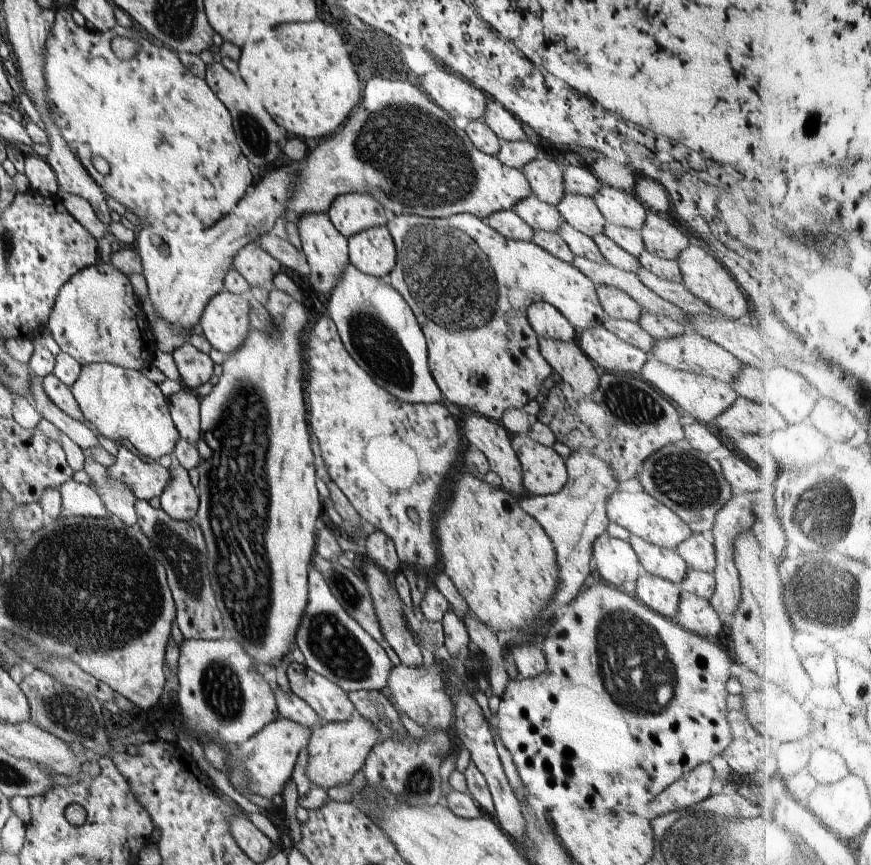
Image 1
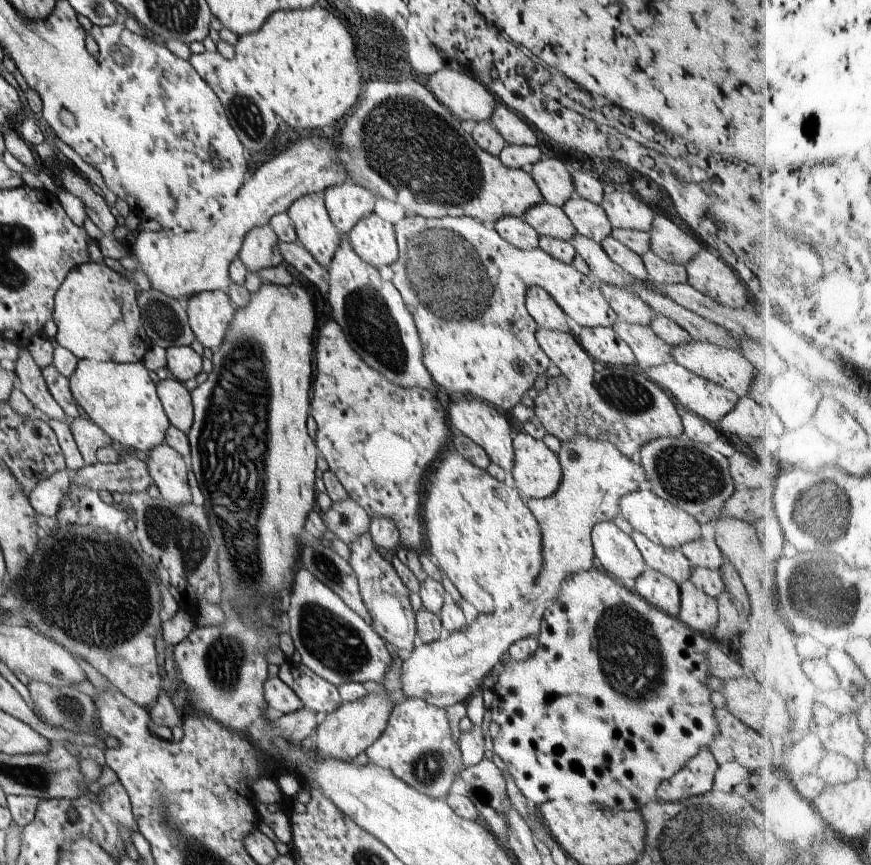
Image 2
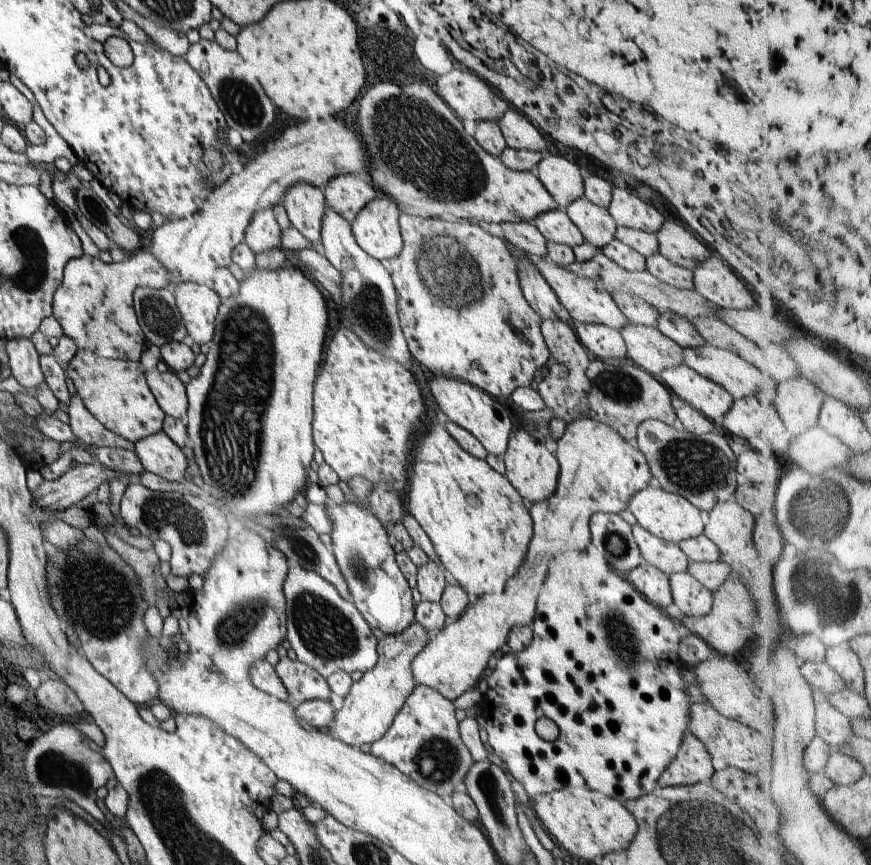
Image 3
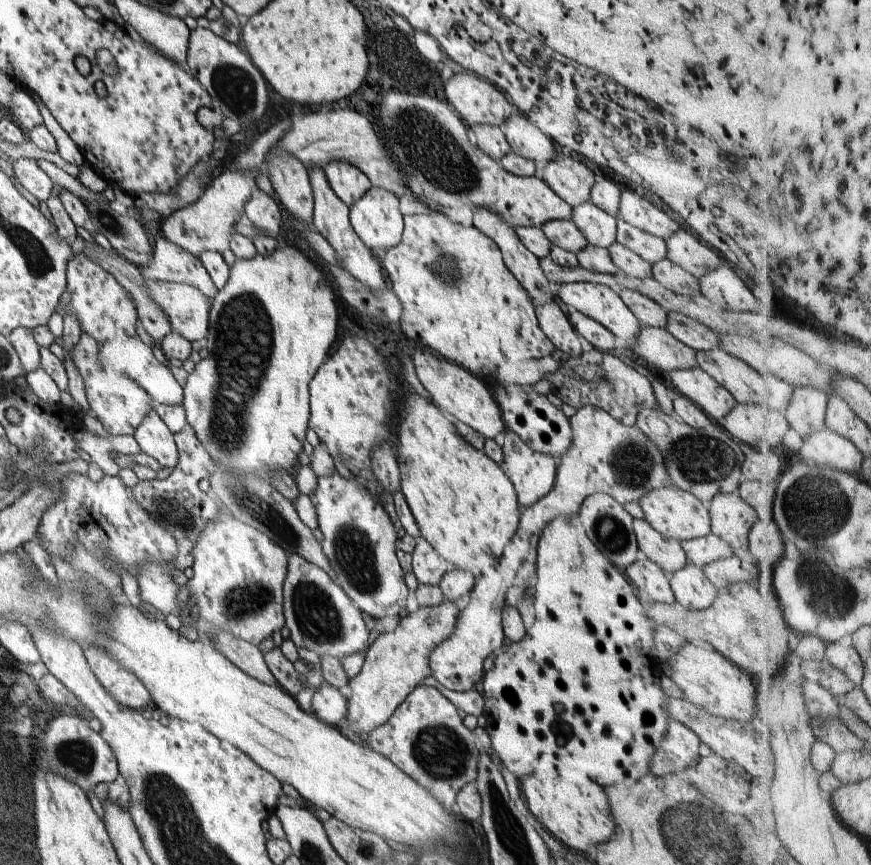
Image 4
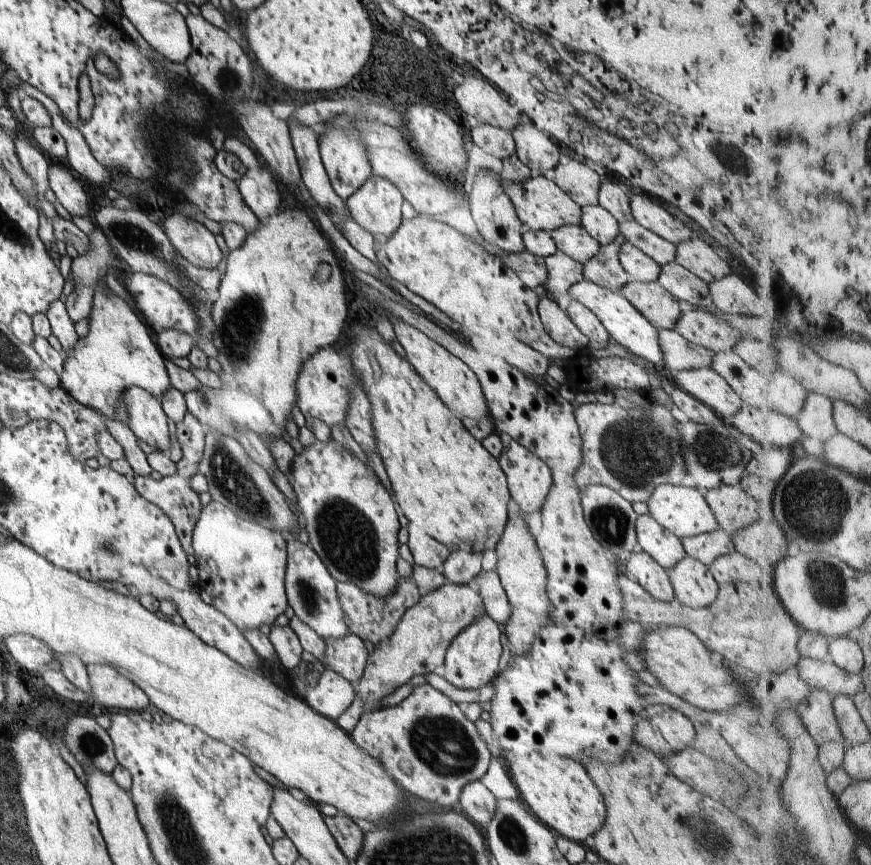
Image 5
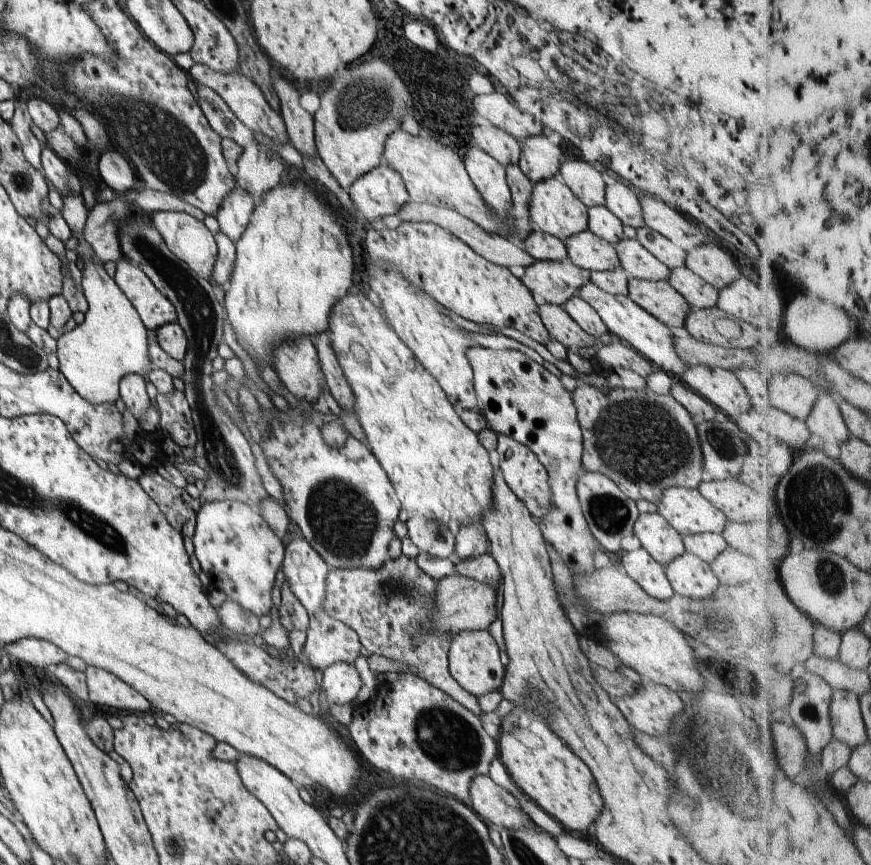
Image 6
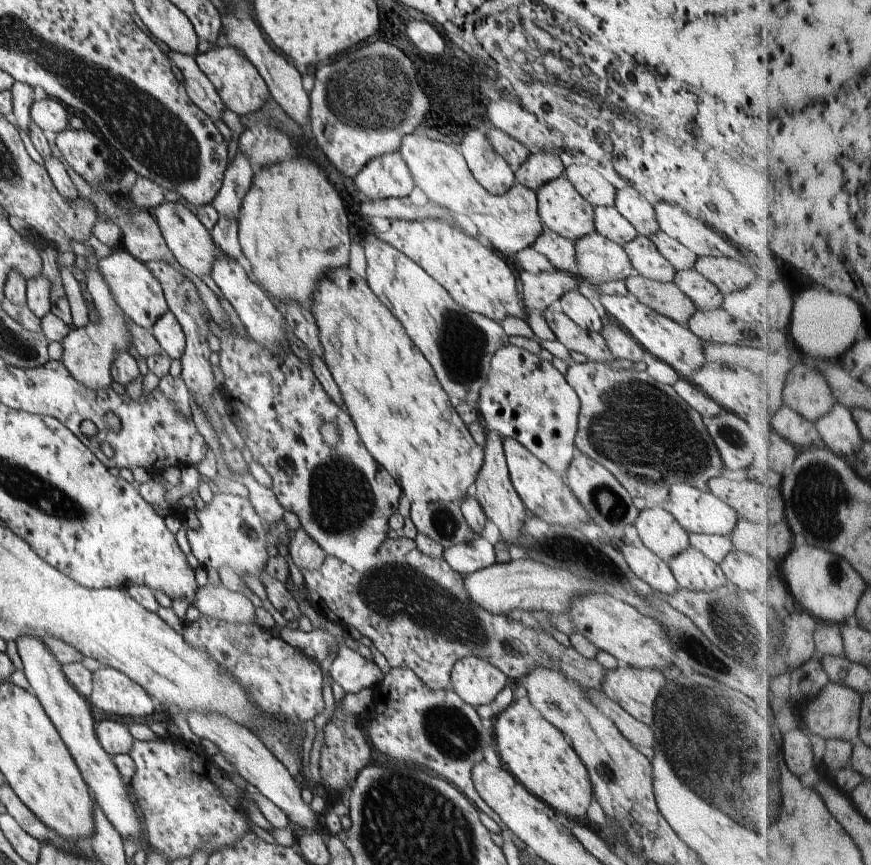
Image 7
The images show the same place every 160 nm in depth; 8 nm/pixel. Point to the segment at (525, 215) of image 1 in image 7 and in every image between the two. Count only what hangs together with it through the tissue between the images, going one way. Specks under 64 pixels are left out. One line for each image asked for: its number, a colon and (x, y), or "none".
2: (549, 220)
3: (555, 226)
4: (564, 233)
5: (573, 240)
6: (587, 251)
7: (598, 257)

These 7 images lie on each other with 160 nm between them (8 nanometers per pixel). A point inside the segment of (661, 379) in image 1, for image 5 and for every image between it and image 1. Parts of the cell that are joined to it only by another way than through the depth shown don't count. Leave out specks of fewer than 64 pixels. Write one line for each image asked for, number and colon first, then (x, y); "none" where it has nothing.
2: (710, 401)
3: (703, 394)
4: (695, 384)
5: (705, 384)

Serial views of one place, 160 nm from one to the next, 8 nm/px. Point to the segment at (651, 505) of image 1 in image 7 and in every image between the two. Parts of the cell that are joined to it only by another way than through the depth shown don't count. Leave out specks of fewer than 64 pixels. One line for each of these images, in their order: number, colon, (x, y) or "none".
2: (665, 524)
3: (669, 516)
4: (677, 514)
5: (682, 510)
6: (685, 508)
7: (698, 511)

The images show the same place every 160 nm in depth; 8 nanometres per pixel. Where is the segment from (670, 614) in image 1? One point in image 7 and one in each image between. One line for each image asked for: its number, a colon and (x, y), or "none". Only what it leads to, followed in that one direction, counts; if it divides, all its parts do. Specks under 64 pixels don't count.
2: (663, 593)
3: (654, 584)
4: (649, 578)
5: (640, 566)
6: (648, 573)
7: (646, 565)

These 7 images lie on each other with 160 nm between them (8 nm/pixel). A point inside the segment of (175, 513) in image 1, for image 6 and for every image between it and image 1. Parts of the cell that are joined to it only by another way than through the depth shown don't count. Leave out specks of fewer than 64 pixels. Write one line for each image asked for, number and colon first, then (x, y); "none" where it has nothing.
2: (166, 466)
3: (158, 453)
4: (155, 439)
5: (146, 418)
6: (132, 390)

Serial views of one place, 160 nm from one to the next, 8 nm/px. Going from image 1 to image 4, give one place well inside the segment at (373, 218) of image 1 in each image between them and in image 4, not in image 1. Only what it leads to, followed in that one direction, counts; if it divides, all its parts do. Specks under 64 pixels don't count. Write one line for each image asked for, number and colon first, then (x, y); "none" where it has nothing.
2: (346, 203)
3: (346, 194)
4: (349, 183)

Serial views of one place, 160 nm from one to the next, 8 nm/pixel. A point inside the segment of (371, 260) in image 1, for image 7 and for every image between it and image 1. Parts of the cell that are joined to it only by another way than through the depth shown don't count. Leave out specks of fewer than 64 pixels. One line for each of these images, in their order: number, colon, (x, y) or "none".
2: (372, 238)
3: (376, 228)
4: (375, 217)
5: (376, 206)
6: (381, 192)
7: (387, 175)

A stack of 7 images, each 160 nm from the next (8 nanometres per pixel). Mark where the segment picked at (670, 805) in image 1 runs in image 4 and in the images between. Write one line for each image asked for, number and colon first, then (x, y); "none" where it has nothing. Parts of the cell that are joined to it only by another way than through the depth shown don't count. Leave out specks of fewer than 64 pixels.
2: (696, 777)
3: (692, 764)
4: (678, 748)

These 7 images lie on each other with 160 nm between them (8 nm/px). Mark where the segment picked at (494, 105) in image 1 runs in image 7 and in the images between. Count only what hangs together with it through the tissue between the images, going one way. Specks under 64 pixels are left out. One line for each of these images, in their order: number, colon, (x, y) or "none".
2: (515, 131)
3: (519, 134)
4: (525, 139)
5: (534, 149)
6: (539, 159)
7: (540, 167)

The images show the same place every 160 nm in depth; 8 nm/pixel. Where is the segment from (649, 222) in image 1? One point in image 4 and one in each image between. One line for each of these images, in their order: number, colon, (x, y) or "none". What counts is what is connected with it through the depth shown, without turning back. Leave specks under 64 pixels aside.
2: (670, 241)
3: (678, 244)
4: (683, 248)

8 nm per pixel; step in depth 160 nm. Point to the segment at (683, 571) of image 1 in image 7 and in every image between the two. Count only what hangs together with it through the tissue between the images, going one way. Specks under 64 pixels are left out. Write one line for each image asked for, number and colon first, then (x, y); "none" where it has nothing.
2: (670, 562)
3: (667, 556)
4: (667, 553)
5: (666, 548)
6: (664, 543)
7: (658, 529)

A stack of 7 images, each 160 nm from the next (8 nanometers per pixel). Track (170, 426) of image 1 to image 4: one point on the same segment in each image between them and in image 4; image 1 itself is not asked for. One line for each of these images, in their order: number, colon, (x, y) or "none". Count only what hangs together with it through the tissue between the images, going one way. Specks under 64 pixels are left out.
2: (121, 398)
3: (116, 393)
4: (119, 403)

